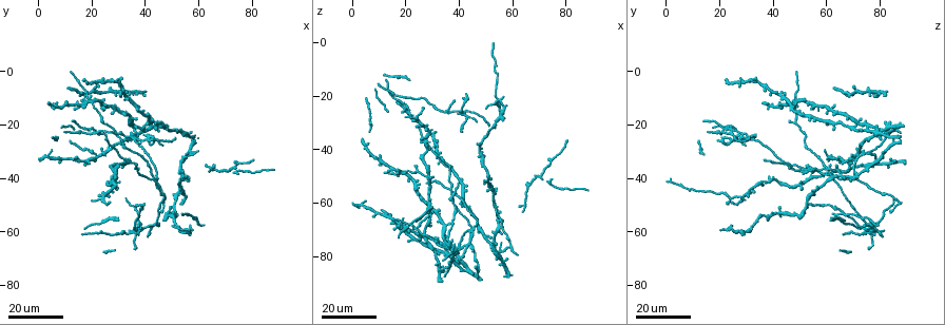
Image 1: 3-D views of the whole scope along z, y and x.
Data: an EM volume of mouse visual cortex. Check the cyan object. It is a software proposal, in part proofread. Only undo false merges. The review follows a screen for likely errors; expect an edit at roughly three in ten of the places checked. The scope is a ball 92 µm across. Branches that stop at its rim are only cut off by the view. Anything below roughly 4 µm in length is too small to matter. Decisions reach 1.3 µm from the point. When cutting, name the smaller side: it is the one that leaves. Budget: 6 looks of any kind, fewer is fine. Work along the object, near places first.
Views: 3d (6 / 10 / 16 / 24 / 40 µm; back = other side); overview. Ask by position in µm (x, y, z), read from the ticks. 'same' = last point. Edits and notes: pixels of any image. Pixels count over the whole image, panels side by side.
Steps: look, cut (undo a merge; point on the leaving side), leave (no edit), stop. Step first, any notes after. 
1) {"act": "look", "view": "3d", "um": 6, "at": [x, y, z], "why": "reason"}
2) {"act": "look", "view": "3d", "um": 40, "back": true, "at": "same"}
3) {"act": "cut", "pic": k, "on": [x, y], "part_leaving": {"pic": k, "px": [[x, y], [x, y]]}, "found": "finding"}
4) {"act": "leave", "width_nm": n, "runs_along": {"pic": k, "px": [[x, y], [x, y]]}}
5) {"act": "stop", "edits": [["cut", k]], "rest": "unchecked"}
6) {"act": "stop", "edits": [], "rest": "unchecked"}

{"act": "look", "view": "3d", "um": 16, "at": [70, 37, 51], "why": "arms part here"}

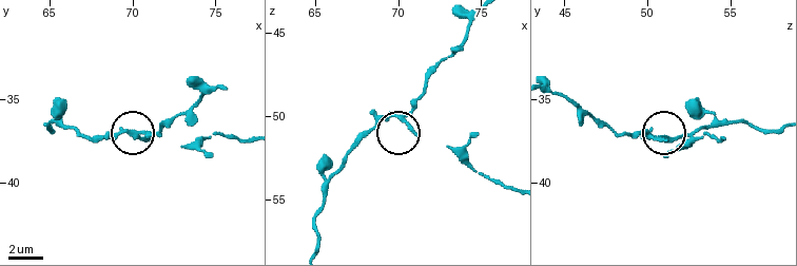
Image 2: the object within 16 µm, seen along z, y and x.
{"act": "look", "view": "3d", "um": 10, "at": [70.2, 37.3, 50.1]}

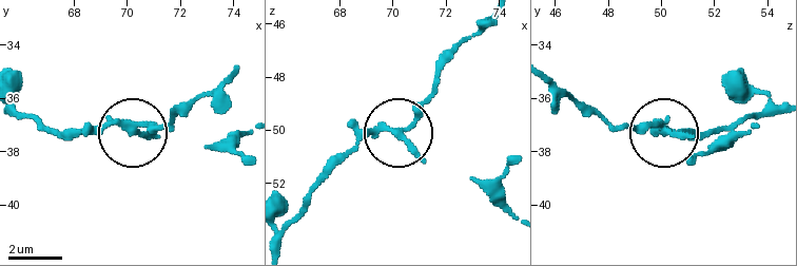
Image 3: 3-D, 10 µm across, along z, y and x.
{"act": "cut", "pic": 3, "on": [354, 147], "arms": 3, "found": "a second neuron is stuck on"}

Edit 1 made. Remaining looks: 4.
{"act": "look", "view": "3d", "um": 16, "at": [44, 57, 76], "why": "side arm on a straight run"}

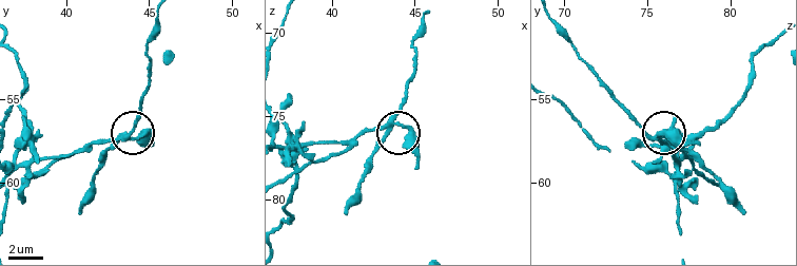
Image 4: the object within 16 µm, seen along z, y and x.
{"act": "look", "view": "3d", "um": 10, "at": [43.0, 57.4, 75.8], "why": "closer look"}

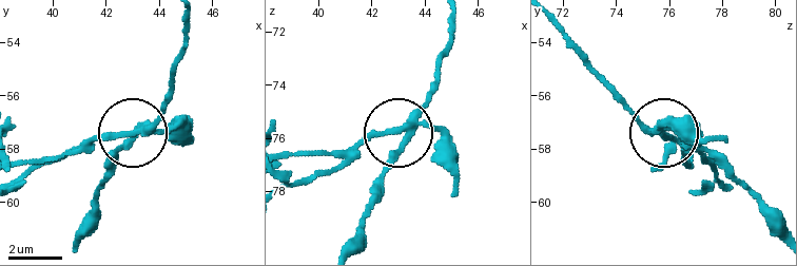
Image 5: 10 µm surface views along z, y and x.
{"act": "cut", "pic": 5, "on": [181, 119], "width_nm": 240, "part_leaving": {"pic": 5, "px": [[143, 131], [98, 138], [51, 158], [17, 160]]}, "found": "two neurons meet here"}

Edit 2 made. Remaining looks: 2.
{"act": "look", "view": "3d", "um": 24, "at": [54, 34, 79], "why": "four-way junction"}

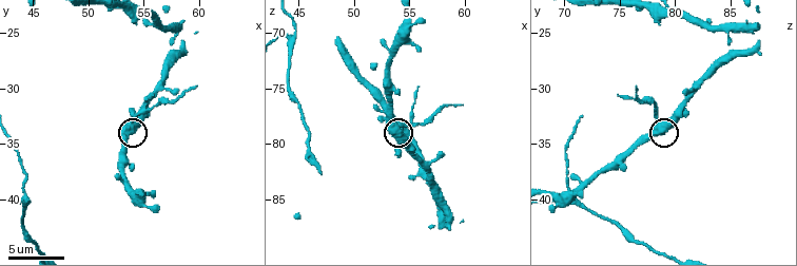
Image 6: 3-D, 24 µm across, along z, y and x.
{"act": "look", "view": "3d", "um": 6, "at": [53.8, 33.6, 78.4]}

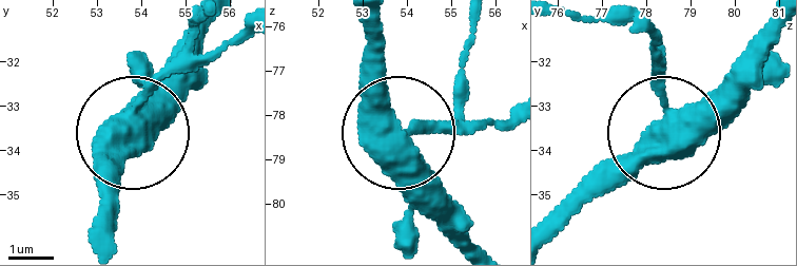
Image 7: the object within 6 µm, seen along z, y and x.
{"act": "cut", "pic": 7, "on": [185, 53], "arms": 4, "part_leaving": {"pic": 7, "px": [[142, 103], [164, 77], [244, 39]]}, "found": "a second neuron is stuck on"}

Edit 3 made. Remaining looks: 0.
{"act": "stop", "edits": [["cut", 3], ["cut", 5], ["cut", 7]], "rest": "unchecked"}

